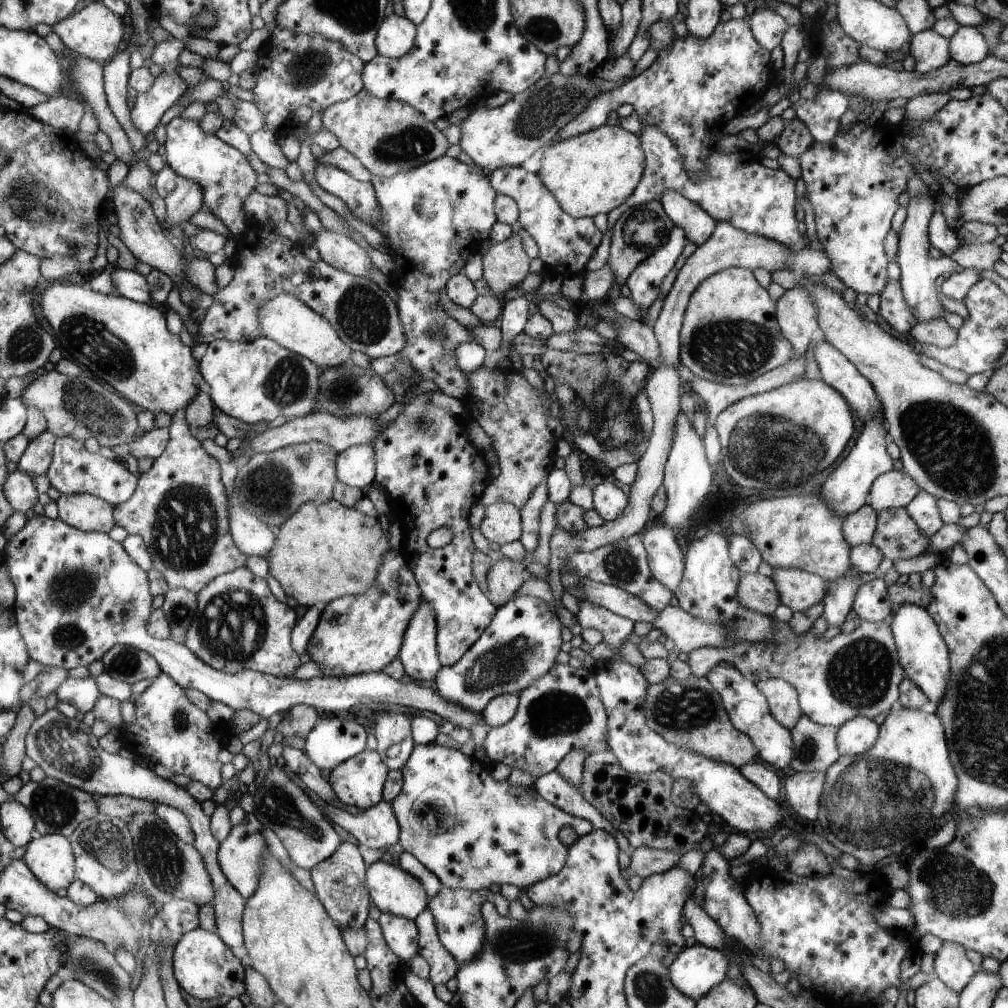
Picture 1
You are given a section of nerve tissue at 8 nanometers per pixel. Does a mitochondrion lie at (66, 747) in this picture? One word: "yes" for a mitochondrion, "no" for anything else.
yes

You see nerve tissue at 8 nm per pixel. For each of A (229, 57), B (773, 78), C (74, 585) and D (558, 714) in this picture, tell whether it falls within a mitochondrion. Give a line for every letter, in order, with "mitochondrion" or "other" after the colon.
A: other
B: other
C: mitochondrion
D: mitochondrion

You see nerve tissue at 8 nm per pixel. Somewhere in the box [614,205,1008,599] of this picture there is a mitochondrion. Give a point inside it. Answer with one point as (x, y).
(952, 447)

